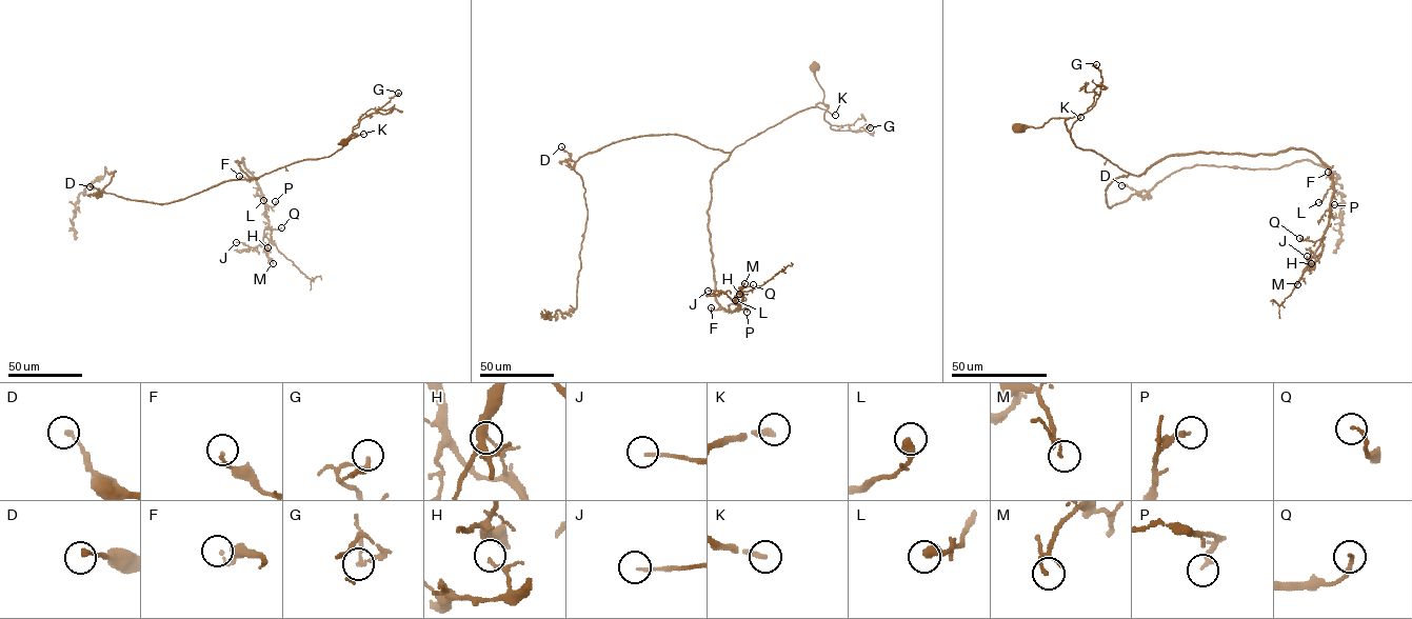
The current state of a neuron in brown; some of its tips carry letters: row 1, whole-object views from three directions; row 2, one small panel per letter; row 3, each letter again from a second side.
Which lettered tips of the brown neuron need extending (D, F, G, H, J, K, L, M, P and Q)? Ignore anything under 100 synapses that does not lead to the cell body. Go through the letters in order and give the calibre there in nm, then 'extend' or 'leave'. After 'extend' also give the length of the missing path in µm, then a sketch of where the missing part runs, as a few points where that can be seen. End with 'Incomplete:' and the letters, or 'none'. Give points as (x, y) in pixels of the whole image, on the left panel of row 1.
D: 200 nm thick; leave
F: 120 nm thick; leave
G: 100 nm thick; leave
H: 90 nm thick; leave
J: 150 nm thick; leave
K: 260 nm thick; extend; about 60 µm are missing; missing branch runs (363, 134), (388, 125), (403, 98), (402, 95)
L: 420 nm thick; leave
M: 140 nm thick; leave
P: 200 nm thick; leave
Q: 150 nm thick; leave
Incomplete: K

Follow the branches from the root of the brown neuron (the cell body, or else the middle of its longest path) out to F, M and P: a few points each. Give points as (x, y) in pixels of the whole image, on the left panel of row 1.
F: (342, 143), (329, 156), (295, 162), (256, 179), (236, 161), (242, 158), (253, 178), (239, 176)
M: (342, 143), (329, 156), (256, 179), (236, 161), (243, 159), (261, 191), (273, 263)
P: (342, 143), (329, 156), (256, 179), (236, 161), (243, 159), (264, 201), (275, 201)

